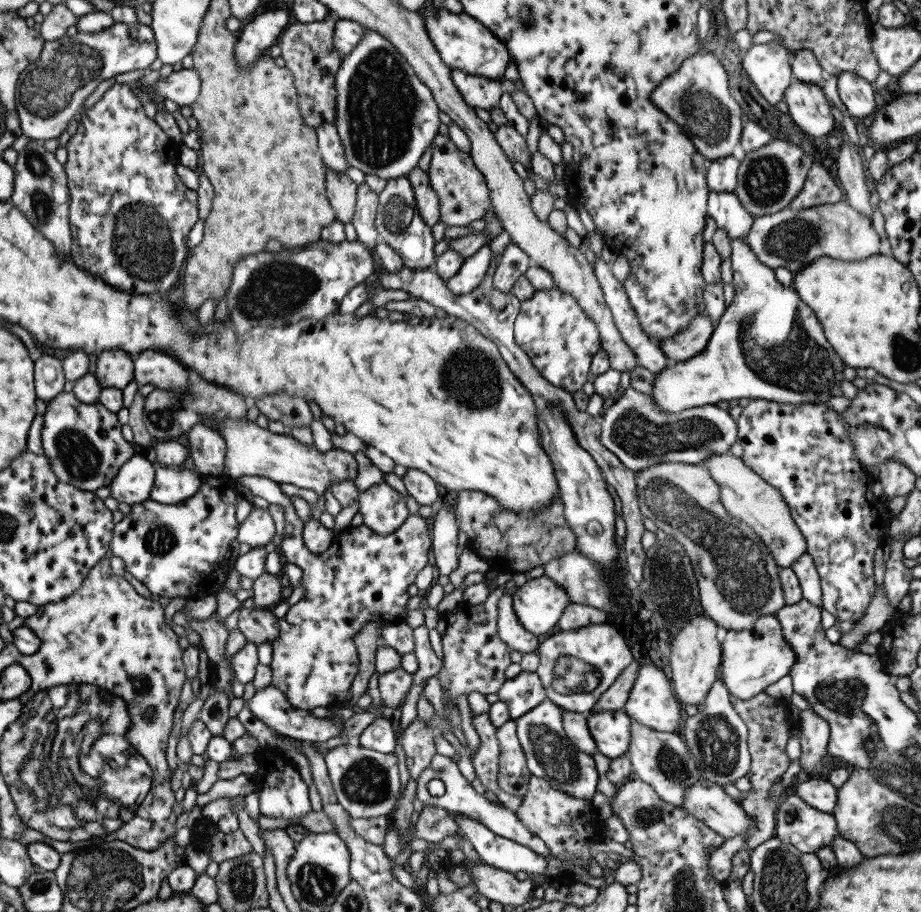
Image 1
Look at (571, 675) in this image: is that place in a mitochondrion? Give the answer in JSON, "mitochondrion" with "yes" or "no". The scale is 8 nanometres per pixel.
{"mitochondrion":"yes"}

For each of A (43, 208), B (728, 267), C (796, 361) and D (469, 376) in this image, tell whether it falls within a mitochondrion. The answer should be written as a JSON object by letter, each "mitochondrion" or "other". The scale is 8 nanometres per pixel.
{"A":"mitochondrion","B":"other","C":"mitochondrion","D":"mitochondrion"}

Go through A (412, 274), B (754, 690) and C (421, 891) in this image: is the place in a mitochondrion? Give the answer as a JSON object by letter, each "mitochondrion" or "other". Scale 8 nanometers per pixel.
{"A":"other","B":"other","C":"other"}

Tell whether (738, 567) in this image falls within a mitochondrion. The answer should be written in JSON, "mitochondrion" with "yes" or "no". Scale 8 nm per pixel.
{"mitochondrion":"yes"}

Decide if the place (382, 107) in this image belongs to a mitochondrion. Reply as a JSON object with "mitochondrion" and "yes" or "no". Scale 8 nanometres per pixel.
{"mitochondrion":"yes"}

